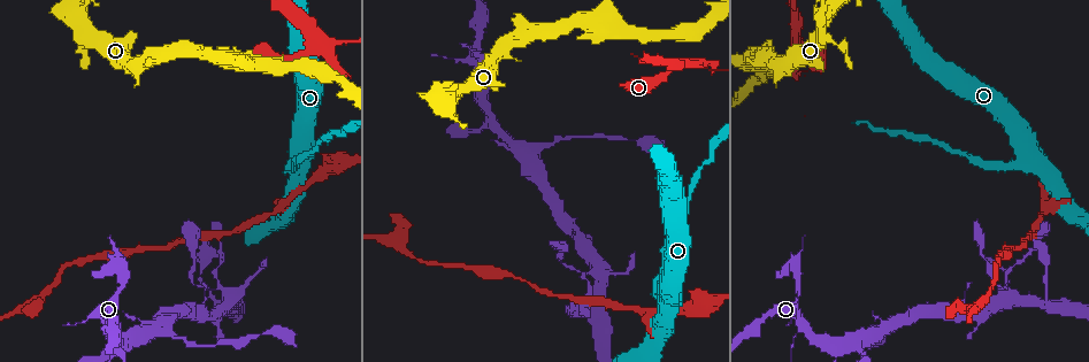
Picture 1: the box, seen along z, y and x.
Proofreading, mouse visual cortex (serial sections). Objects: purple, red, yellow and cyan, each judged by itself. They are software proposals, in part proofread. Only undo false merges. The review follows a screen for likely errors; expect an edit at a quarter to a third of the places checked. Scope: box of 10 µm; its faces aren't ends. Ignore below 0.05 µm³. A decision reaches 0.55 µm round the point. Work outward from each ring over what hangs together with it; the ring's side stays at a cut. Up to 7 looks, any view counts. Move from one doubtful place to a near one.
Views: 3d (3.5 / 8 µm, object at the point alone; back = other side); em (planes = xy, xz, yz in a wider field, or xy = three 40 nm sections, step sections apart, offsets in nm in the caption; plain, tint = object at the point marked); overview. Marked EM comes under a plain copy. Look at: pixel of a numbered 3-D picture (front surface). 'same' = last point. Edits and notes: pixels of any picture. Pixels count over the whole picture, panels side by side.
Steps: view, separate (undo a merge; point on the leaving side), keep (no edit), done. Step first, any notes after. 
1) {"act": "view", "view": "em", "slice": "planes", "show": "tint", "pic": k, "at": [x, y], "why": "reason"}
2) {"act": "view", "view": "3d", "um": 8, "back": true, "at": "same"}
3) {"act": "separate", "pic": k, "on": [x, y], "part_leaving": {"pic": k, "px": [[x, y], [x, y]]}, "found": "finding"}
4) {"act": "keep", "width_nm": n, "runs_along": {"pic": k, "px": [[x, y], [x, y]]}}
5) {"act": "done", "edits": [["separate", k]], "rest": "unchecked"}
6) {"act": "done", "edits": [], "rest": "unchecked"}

{"act": "view", "view": "3d", "um": 3.5, "pic": 1, "at": [884, 333], "why": "branch point"}

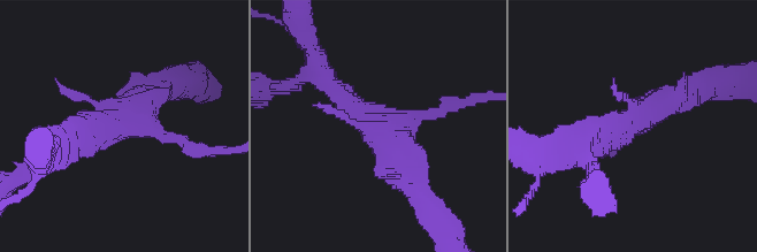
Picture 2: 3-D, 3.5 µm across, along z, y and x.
{"act": "view", "view": "em", "slice": "xy", "step": 1, "show": "tint", "pic": 2, "at": [632, 124]}

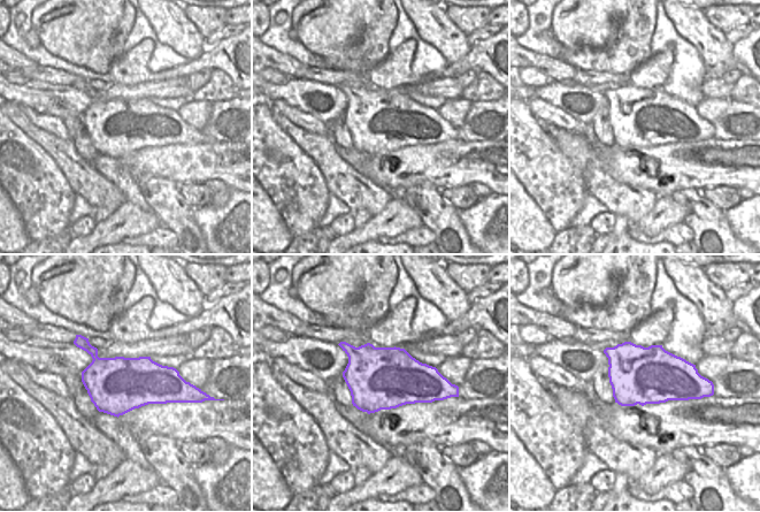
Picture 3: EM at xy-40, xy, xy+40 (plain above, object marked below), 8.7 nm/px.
{"act": "keep", "found": "one cell here"}

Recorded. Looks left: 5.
{"act": "view", "view": "3d", "um": 3.5, "pic": 1, "at": [1005, 298], "why": "four or more arms meet"}

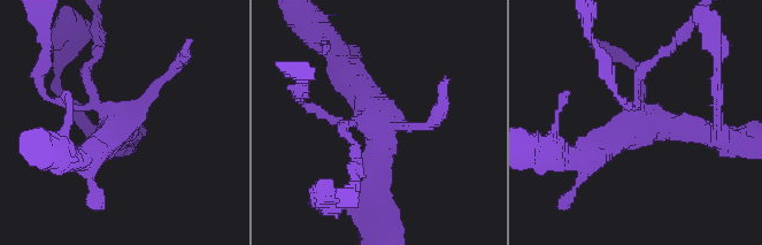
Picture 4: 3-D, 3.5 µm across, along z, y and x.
{"act": "view", "view": "em", "slice": "xy", "step": 3, "show": "tint", "pic": 4, "at": [634, 122], "why": "shape alone is not enough"}

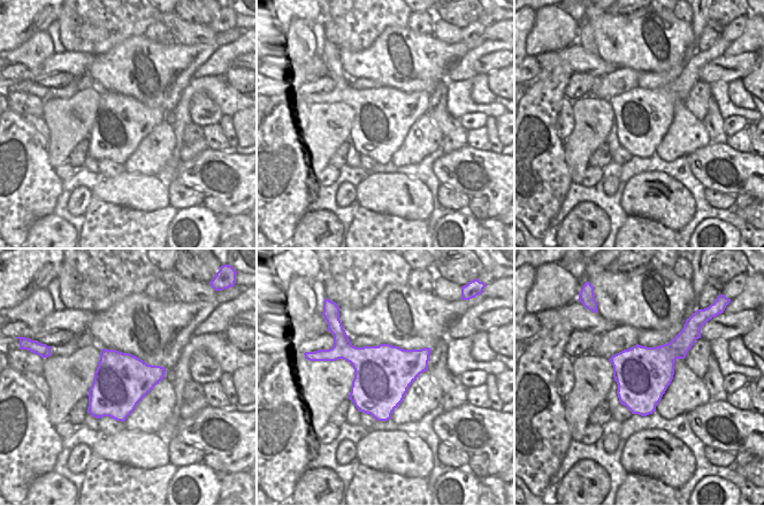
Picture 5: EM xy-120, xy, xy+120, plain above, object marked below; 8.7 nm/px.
{"act": "keep", "runs_along": {"pic": 4, "px": [[341, 64], [379, 130], [369, 191]]}, "found": "one cell here"}

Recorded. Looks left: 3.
{"act": "view", "view": "3d", "um": 8, "pic": 1, "at": [1024, 156]}

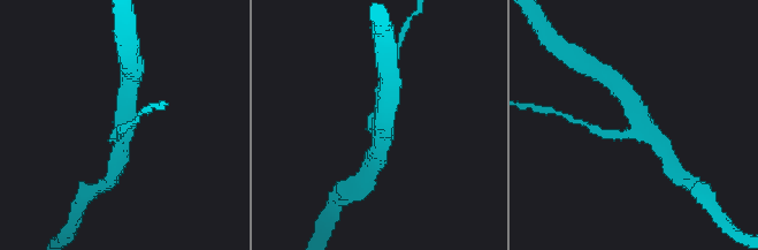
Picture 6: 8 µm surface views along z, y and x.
{"act": "view", "view": "3d", "um": 3.5, "at": "same"}

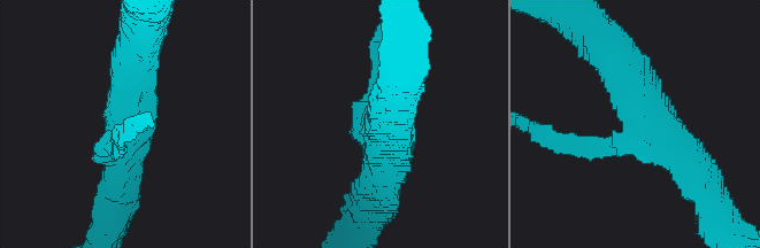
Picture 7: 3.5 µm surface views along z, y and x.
{"act": "separate", "pic": 7, "on": [585, 145], "arm_widths_nm": [200, 400, 600], "part_leaving": {"pic": 7, "px": [[631, 136], [588, 142], [540, 132]]}, "found": "two cells meet here"}

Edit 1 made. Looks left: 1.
{"act": "done", "edits": [["separate", 7]], "rest": "unchecked"}

